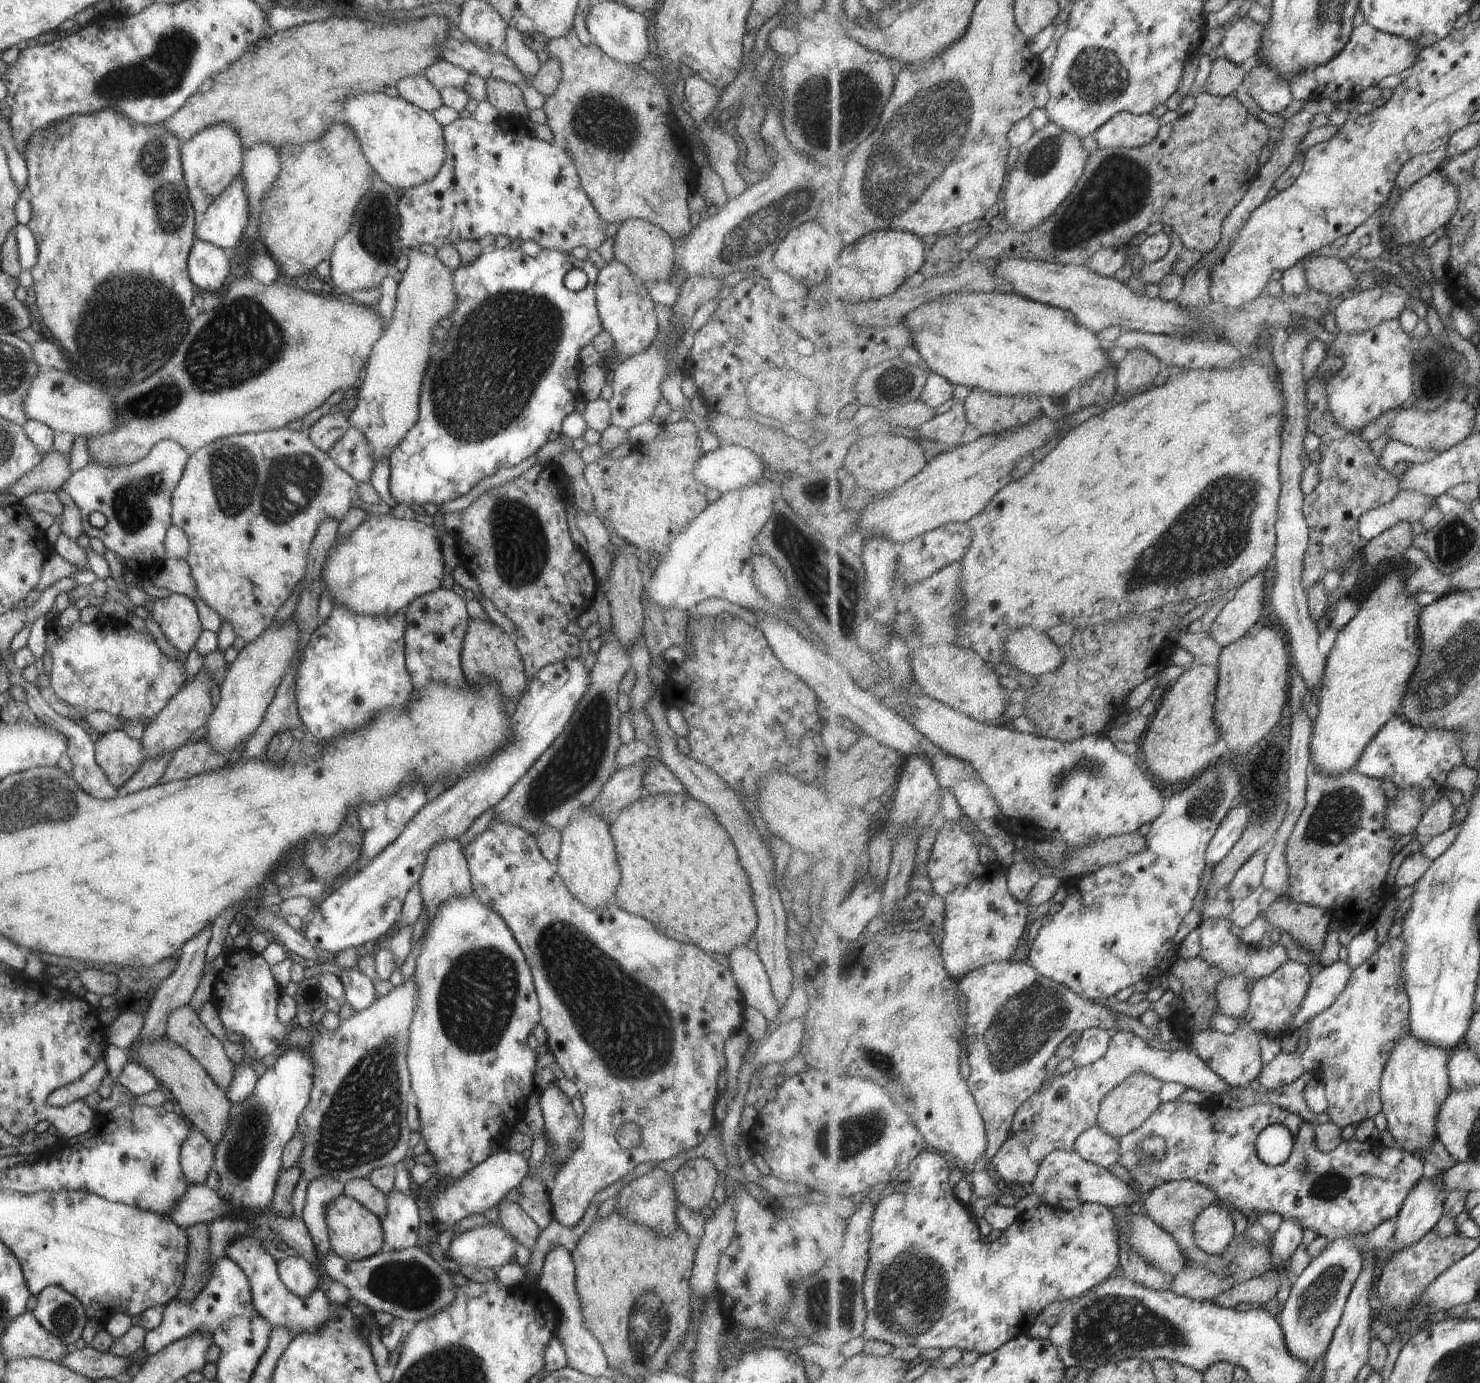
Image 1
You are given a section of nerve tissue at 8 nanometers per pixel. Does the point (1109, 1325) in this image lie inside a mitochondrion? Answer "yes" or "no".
yes

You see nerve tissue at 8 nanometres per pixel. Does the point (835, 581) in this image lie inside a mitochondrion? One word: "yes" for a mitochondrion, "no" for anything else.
yes

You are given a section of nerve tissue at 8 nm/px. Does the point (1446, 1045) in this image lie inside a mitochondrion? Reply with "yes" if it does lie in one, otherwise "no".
no

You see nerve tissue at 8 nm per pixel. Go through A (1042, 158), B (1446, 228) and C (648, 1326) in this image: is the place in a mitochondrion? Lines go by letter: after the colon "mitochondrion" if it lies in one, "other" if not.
A: mitochondrion
B: other
C: mitochondrion

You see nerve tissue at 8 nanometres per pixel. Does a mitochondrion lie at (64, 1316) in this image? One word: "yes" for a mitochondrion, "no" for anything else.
yes

